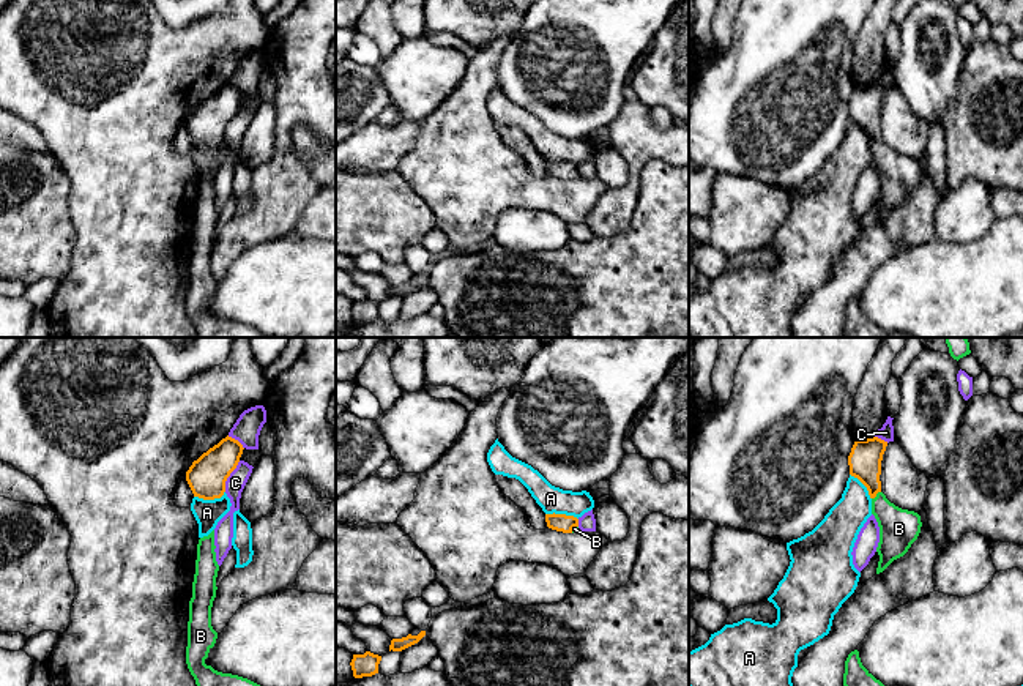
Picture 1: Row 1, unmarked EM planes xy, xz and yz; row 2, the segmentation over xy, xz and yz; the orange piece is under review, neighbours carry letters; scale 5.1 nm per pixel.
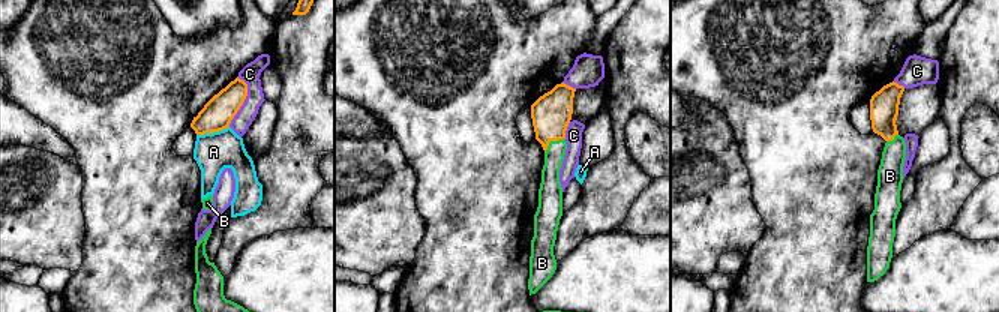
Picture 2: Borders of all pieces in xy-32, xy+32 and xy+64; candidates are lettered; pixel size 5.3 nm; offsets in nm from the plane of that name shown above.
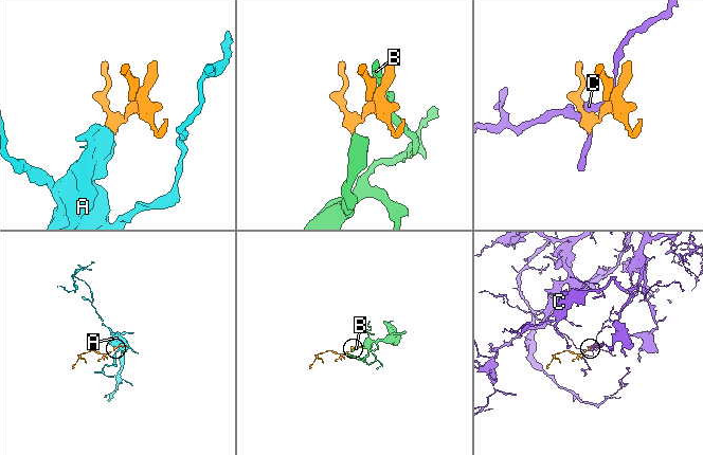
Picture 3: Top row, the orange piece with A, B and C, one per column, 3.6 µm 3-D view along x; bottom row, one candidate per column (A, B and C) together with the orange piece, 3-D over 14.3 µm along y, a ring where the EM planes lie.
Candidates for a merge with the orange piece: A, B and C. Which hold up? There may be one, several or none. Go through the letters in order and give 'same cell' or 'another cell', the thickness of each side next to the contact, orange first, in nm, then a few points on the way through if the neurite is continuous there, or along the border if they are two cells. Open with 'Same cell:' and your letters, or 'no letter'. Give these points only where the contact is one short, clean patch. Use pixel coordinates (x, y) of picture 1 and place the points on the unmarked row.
Same cell: B
A: another cell; 200 nm thick on the orange side, 140 nm on the other; border along xy (224, 137), (219, 144), (213, 145), (194, 144)
B: same cell; 170 nm thick on the orange side, 200 nm on the other; runs through yz (866, 103), (866, 114), (875, 142), (899, 175)
C: another cell; 200 nm thick on the orange side, 100 nm on the other

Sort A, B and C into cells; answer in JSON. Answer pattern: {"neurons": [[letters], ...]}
{"neurons": [["A"], ["B"], ["C"]]}

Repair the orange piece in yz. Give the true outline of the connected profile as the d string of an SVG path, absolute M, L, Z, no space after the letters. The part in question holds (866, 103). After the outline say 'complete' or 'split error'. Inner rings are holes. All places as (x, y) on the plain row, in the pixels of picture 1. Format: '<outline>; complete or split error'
M873 84L856 87L848 103L850 121L857 125L872 145L872 161L880 173L880 202L876 221L903 203L921 180L921 162L891 150L881 139L881 107L887 88Z; split error

